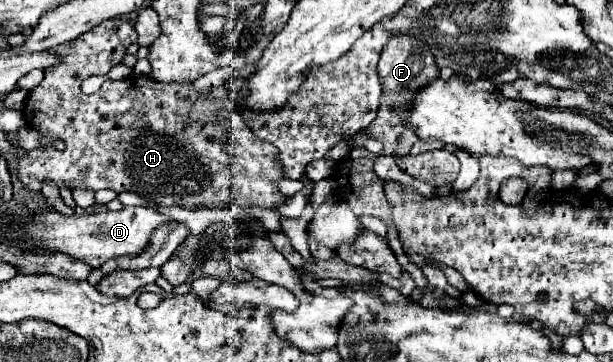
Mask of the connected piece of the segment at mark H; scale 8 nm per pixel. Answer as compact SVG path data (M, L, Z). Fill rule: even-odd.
M113 18L81 34L77 40L71 40L57 48L57 52L61 52L61 66L51 66L49 70L45 70L43 82L29 92L25 102L25 120L39 132L61 138L65 142L65 150L57 152L53 148L37 148L19 158L17 170L23 186L27 186L31 192L39 192L41 182L49 178L57 182L57 186L67 186L71 190L89 188L97 192L101 188L111 188L115 192L135 192L155 206L181 206L187 210L199 210L233 204L235 198L239 198L239 208L281 208L287 202L287 196L279 190L279 182L283 180L279 150L257 138L253 130L243 122L243 118L235 114L235 110L223 110L219 114L221 120L215 122L197 122L199 134L187 134L187 130L191 128L189 112L201 98L201 92L197 92L191 82L165 84L149 76L135 78L131 74L123 80L105 80L103 86L91 96L85 96L81 92L81 82L85 78L97 74L105 76L115 64L121 62L127 46L133 42L137 42L135 28L123 18Z

